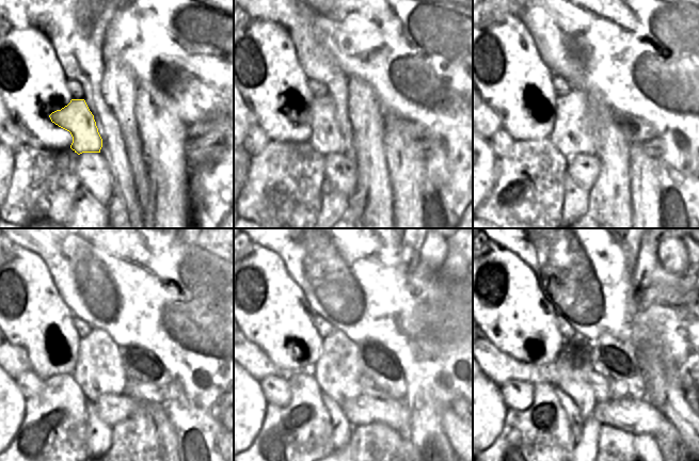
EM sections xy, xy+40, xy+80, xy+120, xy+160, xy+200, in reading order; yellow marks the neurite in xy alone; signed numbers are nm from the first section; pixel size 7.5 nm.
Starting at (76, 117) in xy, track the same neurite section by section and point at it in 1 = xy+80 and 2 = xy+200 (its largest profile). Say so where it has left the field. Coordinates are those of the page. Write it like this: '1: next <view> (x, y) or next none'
1: next xy+80 (571, 136)
2: next xy+200 (577, 378)

